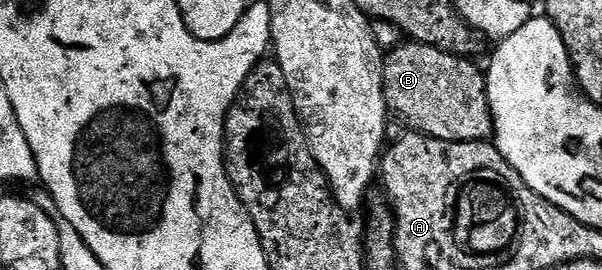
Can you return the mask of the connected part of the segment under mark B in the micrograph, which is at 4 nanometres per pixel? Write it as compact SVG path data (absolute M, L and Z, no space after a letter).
M404 41L390 48L383 60L383 96L387 110L412 132L450 143L477 143L492 138L491 110L487 100L487 76L470 58L453 55L424 43Z

